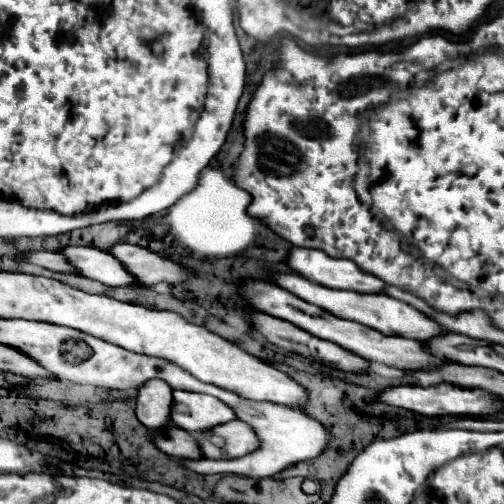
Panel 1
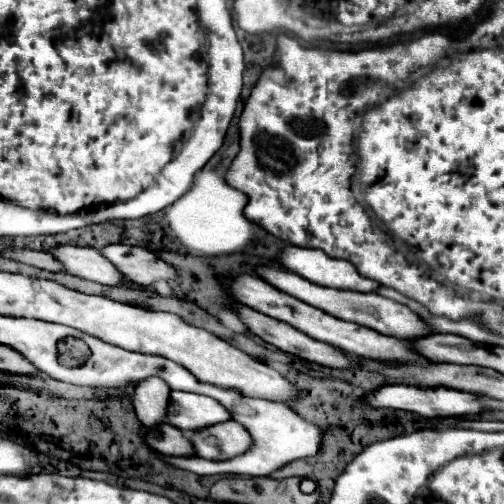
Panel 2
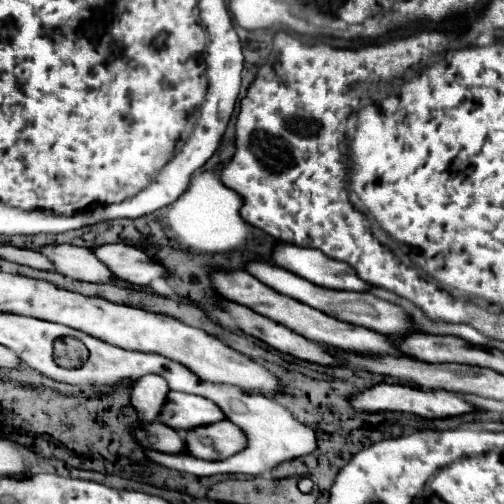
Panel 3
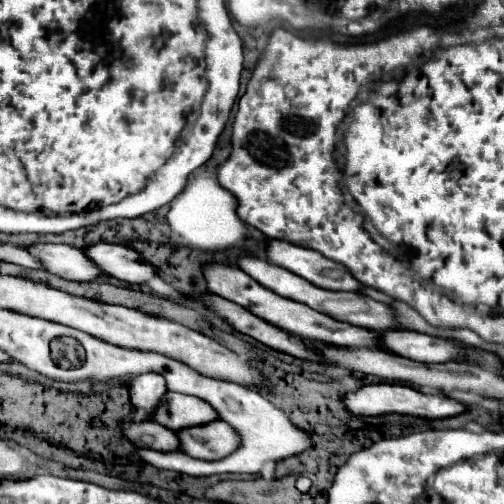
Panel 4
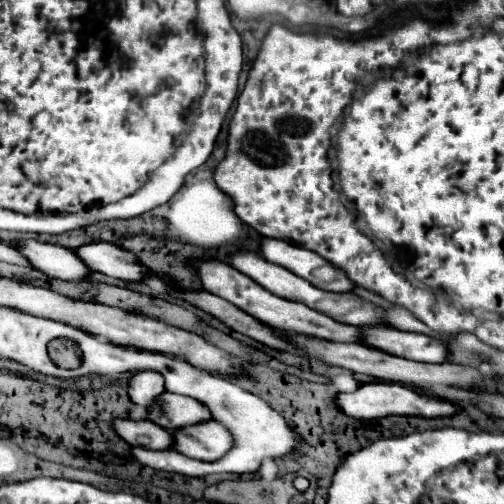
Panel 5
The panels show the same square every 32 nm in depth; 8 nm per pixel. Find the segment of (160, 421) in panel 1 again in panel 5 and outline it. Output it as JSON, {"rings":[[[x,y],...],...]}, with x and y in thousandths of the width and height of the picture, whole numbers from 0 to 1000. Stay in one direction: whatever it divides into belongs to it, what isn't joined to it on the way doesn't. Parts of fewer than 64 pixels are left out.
{"rings":[[[282,734],[262,742],[254,766],[258,794],[290,810],[317,786],[317,778],[325,778],[325,750],[317,746],[317,738]]]}

